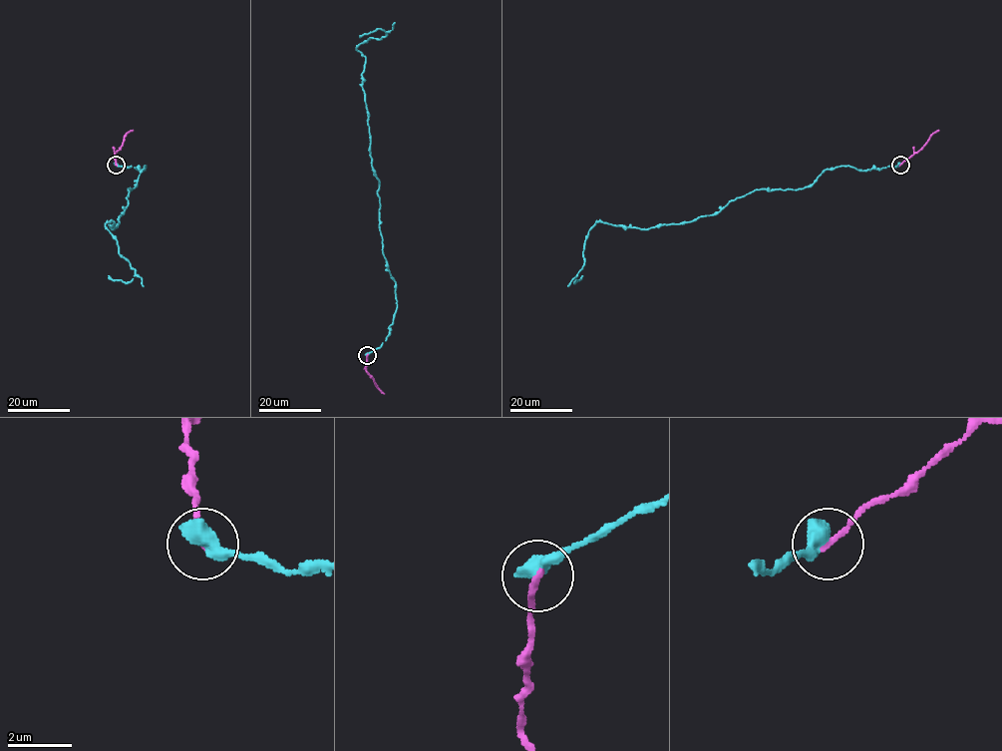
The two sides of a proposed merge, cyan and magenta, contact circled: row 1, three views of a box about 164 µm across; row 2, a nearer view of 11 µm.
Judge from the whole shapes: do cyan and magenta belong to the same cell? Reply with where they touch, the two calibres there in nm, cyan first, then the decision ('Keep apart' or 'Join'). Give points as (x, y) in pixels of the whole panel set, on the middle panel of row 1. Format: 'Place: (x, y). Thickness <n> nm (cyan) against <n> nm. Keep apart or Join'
Place: (367, 355). Thickness 600 nm (cyan) against 190 nm. Join

